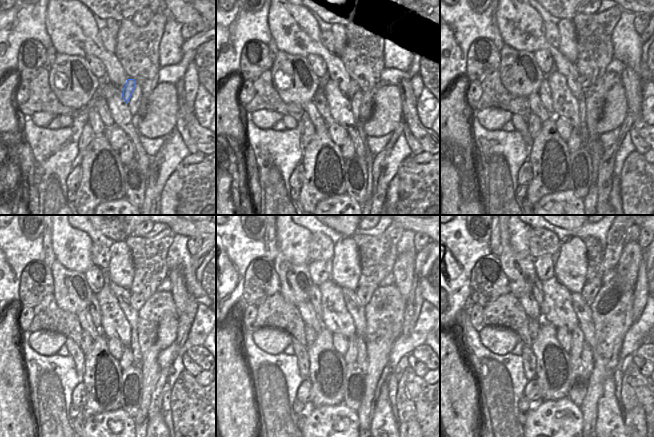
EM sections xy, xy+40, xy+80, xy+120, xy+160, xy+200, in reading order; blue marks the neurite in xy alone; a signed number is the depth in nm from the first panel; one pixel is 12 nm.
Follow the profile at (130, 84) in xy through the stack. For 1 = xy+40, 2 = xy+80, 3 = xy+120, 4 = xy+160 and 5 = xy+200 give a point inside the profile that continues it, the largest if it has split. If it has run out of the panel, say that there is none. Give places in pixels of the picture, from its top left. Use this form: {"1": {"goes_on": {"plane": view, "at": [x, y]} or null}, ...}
{"1": {"goes_on": {"plane": "xy+40", "at": [354, 86]}}, "2": {"goes_on": {"plane": "xy+80", "at": [584, 80]}}, "3": {"goes_on": {"plane": "xy+120", "at": [137, 301]}}, "4": {"goes_on": {"plane": "xy+160", "at": [364, 294]}}, "5": {"goes_on": {"plane": "xy+200", "at": [591, 288]}}}

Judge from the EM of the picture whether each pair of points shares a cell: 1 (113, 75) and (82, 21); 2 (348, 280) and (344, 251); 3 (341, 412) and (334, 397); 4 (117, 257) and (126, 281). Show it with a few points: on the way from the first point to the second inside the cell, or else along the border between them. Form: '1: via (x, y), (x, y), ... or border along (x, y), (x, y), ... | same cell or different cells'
1: via (110, 62), (84, 34) | same cell
2: via (345, 273), (343, 271), (344, 258) | same cell
3: border along (342, 401), (336, 405), (323, 405), (315, 408) | different cells
4: via (121, 263), (122, 275) | same cell

